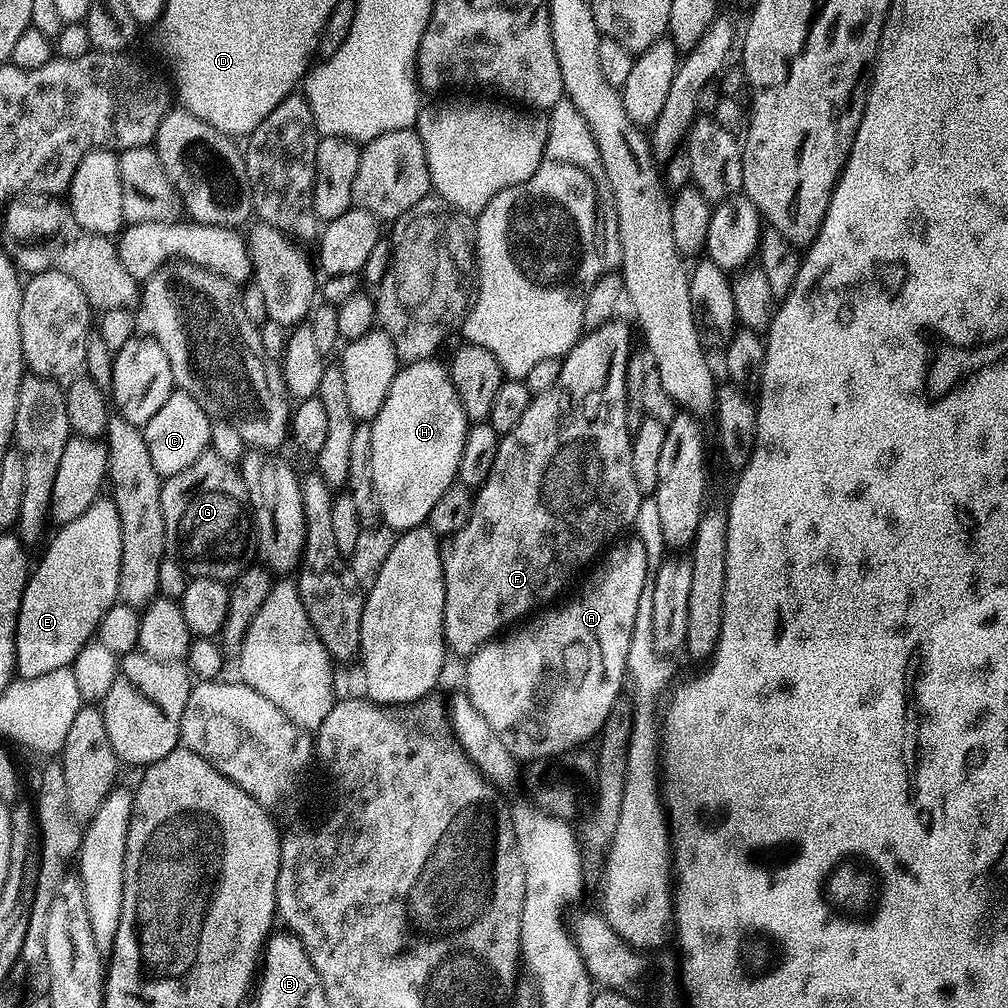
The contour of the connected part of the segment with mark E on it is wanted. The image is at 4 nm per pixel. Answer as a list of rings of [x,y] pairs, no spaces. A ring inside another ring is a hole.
[[[110,498],[95,500],[86,514],[78,514],[74,522],[59,525],[55,532],[43,549],[45,552],[40,565],[31,569],[18,610],[15,675],[21,680],[38,678],[41,674],[50,674],[50,670],[62,670],[71,666],[79,651],[97,635],[103,615],[118,600],[116,591],[122,558],[122,530],[114,502]]]

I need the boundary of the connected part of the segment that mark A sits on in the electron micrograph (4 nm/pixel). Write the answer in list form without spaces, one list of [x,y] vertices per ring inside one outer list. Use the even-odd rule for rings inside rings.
[[[637,538],[628,539],[613,543],[603,553],[599,563],[587,573],[589,576],[584,589],[573,600],[565,604],[557,603],[533,615],[527,622],[489,640],[467,657],[468,669],[464,672],[463,687],[470,702],[474,702],[478,714],[490,722],[494,734],[502,738],[506,750],[510,750],[517,761],[548,760],[561,752],[587,745],[584,743],[599,733],[606,722],[606,714],[610,714],[610,706],[614,706],[621,695],[625,687],[627,651],[631,630],[634,629],[638,598],[647,585],[648,576],[646,550],[642,542]]]

